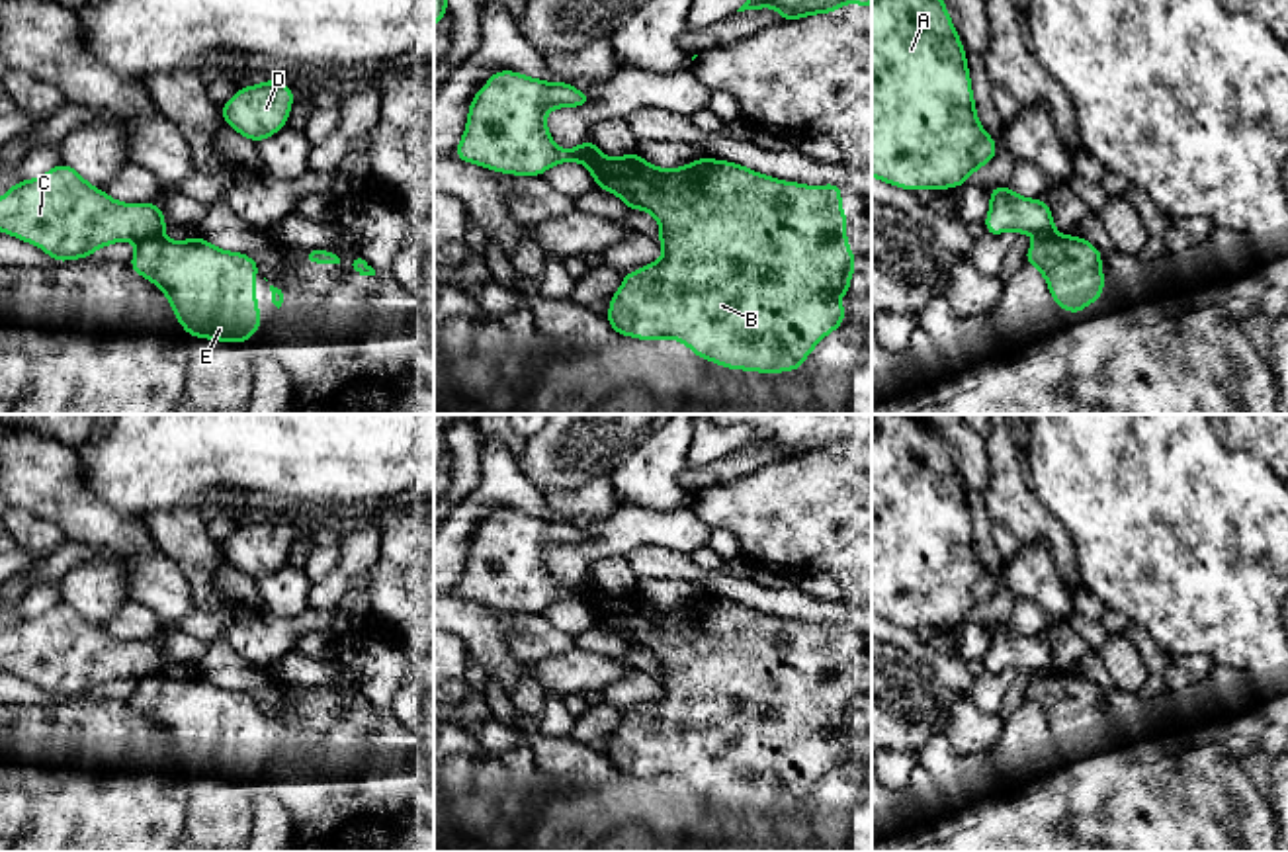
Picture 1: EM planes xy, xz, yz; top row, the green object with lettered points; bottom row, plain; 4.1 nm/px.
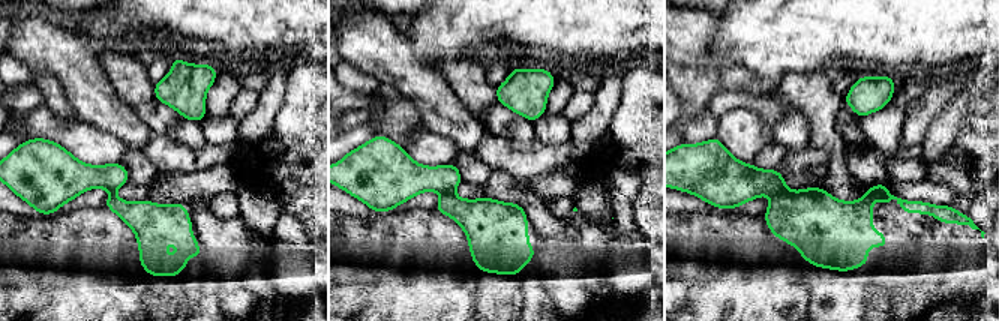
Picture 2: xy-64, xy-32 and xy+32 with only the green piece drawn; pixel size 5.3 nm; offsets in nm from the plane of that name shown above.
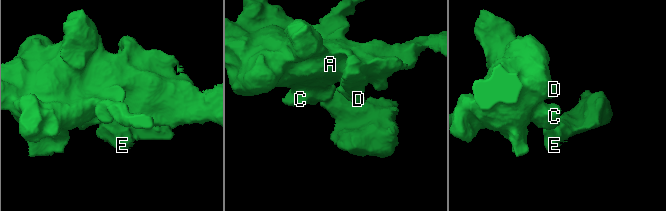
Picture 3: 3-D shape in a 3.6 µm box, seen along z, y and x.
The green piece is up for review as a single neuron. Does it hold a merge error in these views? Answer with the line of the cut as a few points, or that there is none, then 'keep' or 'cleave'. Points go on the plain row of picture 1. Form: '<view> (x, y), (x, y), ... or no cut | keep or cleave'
xy (161, 671), (137, 681) | cleave

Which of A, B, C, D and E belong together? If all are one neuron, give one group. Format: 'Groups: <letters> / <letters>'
Groups: A C D / B E

